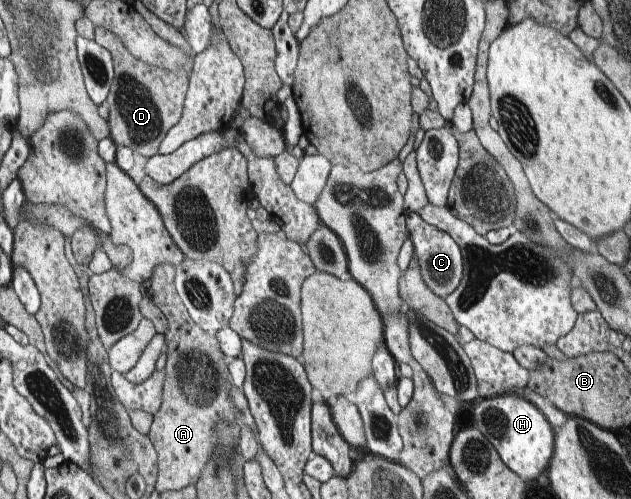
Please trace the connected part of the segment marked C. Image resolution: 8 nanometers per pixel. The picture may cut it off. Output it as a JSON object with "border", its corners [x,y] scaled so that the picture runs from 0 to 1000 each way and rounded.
{"border":[[[651,427],[645,437],[648,475],[664,521],[664,539],[672,565],[688,589],[707,597],[724,579],[735,557],[735,511],[721,479],[707,463],[677,447],[662,427]]]}

